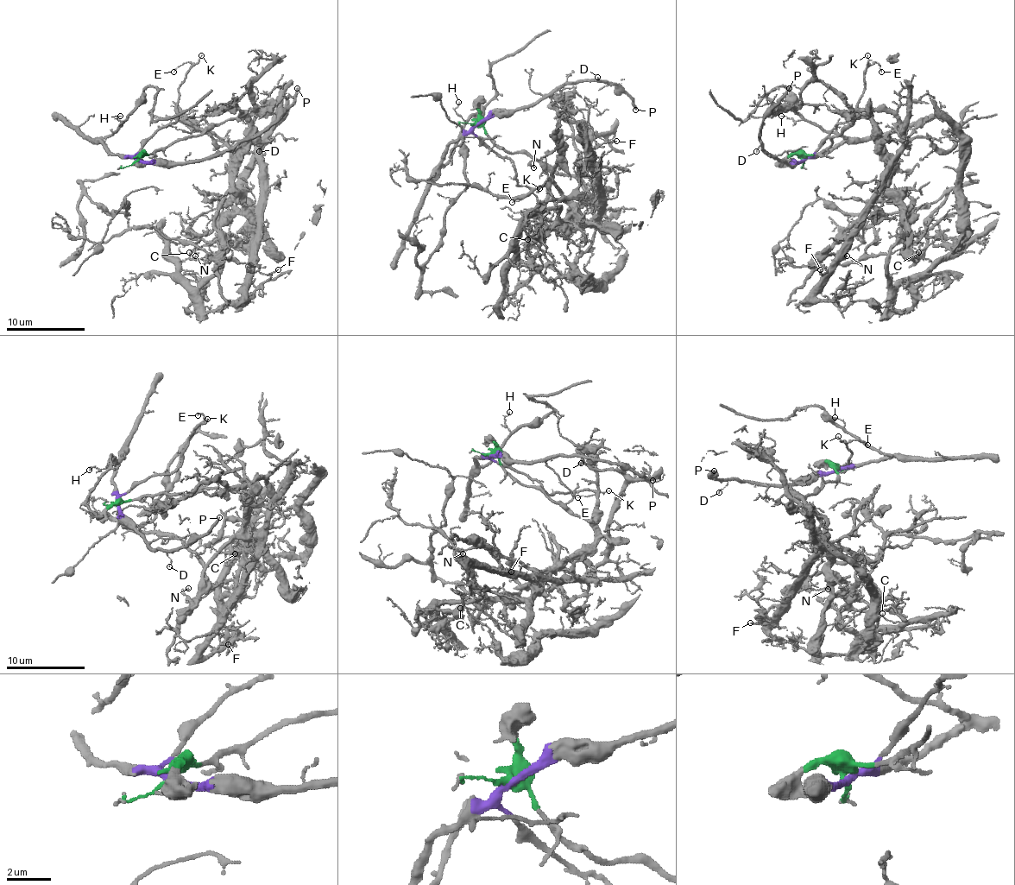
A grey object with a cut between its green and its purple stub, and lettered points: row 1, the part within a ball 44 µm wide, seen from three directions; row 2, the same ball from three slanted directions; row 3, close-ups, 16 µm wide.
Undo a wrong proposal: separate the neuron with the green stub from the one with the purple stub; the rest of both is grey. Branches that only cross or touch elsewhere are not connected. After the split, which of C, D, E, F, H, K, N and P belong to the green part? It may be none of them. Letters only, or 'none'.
C, F, N

